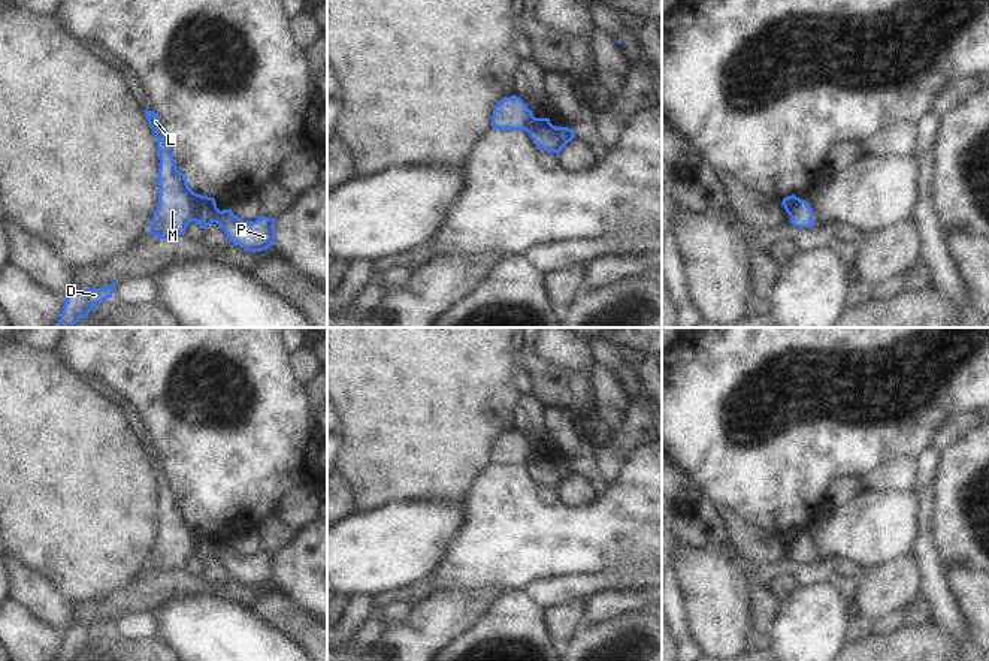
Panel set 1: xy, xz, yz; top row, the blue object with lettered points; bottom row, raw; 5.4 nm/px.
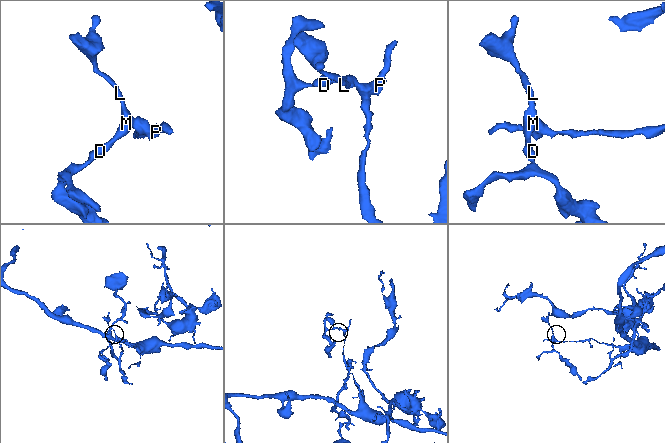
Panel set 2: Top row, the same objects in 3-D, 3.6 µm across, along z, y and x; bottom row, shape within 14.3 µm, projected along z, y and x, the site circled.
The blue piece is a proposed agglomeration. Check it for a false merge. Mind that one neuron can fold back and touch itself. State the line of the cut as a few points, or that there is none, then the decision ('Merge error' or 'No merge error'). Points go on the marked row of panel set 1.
Split along xy (197, 195), (193, 220). Merge error

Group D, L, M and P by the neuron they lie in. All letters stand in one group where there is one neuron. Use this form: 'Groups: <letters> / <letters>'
Groups: D L M / P

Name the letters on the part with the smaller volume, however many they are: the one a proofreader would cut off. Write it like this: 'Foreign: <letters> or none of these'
Foreign: D, L, M

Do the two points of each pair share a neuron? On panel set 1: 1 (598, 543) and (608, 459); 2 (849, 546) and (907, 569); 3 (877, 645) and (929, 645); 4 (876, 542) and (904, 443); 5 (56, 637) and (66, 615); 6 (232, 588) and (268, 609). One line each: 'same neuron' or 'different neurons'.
1: different neurons
2: different neurons
3: same neuron
4: different neurons
5: different neurons
6: different neurons

